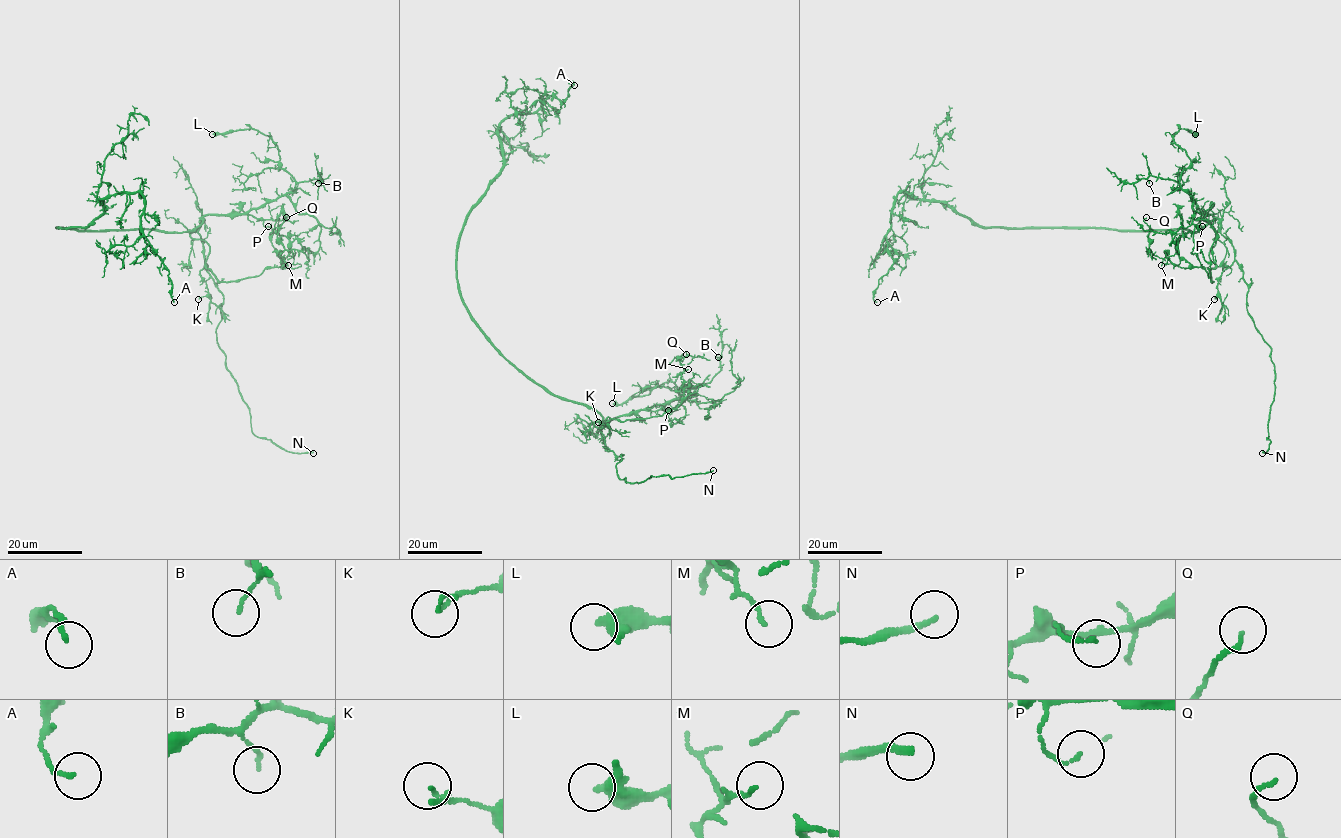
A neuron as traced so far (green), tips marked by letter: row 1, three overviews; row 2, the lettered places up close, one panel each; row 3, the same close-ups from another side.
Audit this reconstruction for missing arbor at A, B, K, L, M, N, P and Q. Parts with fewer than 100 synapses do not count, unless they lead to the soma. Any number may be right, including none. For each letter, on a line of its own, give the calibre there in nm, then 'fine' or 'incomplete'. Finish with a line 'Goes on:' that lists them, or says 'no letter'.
A: calibre 130 nm; fine
B: calibre 100 nm; fine
K: calibre 80 nm; fine
L: calibre 360 nm; fine
M: calibre 100 nm; fine
N: calibre 200 nm; incomplete
P: calibre 100 nm; fine
Q: calibre 120 nm; fine
Goes on: N

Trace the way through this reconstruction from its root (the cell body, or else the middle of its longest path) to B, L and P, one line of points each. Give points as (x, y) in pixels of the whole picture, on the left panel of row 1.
B: (104, 230), (181, 232), (194, 230), (205, 216), (248, 213), (290, 193), (299, 182), (320, 175), (318, 183)
L: (104, 230), (181, 232), (205, 216), (248, 213), (294, 189), (269, 136), (252, 128), (212, 134)
P: (104, 230), (154, 229), (181, 232), (194, 230), (208, 215), (252, 215), (268, 226)

